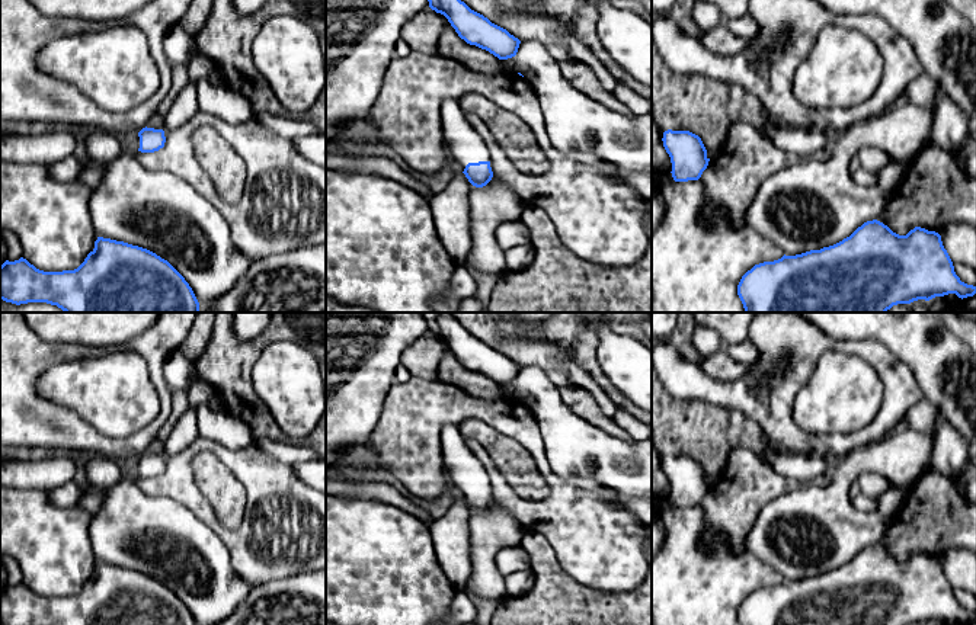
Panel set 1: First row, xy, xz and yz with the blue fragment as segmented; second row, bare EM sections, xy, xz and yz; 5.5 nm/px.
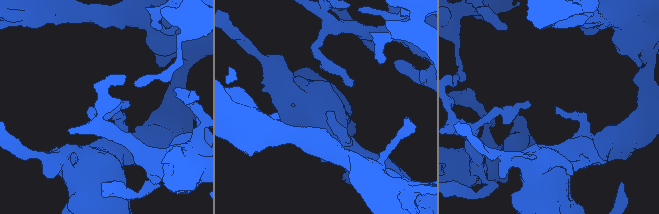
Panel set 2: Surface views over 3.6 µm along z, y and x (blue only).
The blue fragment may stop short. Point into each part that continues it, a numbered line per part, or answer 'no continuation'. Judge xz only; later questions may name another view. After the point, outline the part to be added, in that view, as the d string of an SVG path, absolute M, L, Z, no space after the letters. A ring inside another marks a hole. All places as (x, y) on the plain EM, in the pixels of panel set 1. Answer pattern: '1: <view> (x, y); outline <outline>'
1: xz (464, 470); outline M447 424L441 435L444 464L457 494L464 497L468 488L490 487L483 464L468 449L460 427Z

